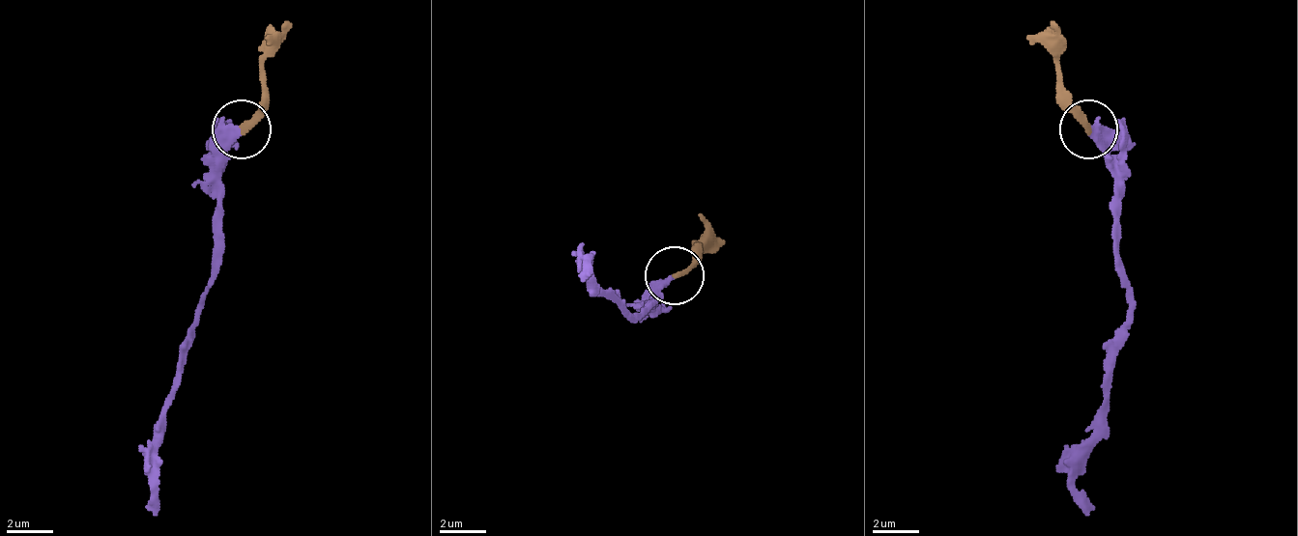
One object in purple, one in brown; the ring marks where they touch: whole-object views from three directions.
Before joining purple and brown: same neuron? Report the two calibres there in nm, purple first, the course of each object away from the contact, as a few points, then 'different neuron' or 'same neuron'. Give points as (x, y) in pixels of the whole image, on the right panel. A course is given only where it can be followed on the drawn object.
calibres 360 and 240 nm; course purple (1090, 130), (1113, 172), (1113, 271), (1131, 300), (1072, 482), (1090, 517); course brown (1090, 130), (1060, 96), (1060, 60), (1054, 19); same neuron

